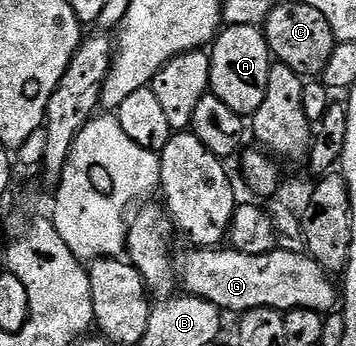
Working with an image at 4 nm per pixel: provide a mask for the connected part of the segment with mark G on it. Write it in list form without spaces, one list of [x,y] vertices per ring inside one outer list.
[[[190,249],[176,267],[180,276],[180,283],[184,286],[185,294],[194,295],[197,299],[212,301],[223,313],[238,311],[245,313],[252,309],[273,309],[283,313],[292,309],[312,309],[323,313],[330,313],[339,306],[340,291],[332,280],[331,272],[324,270],[322,266],[310,258],[309,254],[297,255],[294,252],[286,252],[275,249],[268,253],[249,255],[233,249]]]

